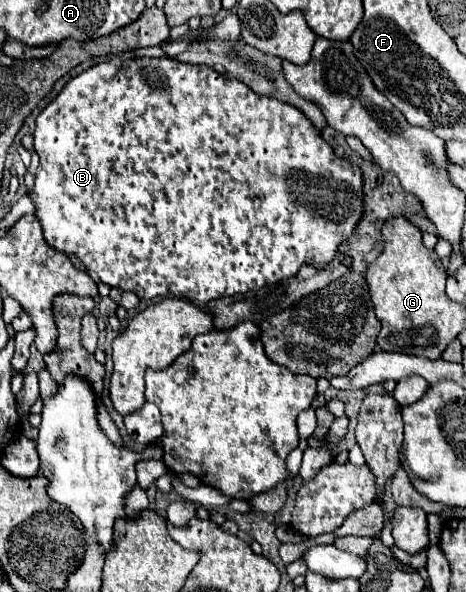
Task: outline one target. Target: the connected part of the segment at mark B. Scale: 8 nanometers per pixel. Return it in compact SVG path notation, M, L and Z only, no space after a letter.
M111 58L81 72L59 92L59 96L41 110L35 128L35 152L39 154L39 168L35 170L35 184L27 196L35 204L35 216L41 222L45 242L67 256L77 256L89 272L95 272L103 284L137 294L143 300L155 296L183 296L199 304L209 300L245 294L253 288L263 288L287 280L299 272L303 264L313 264L325 270L335 258L337 248L347 242L359 224L363 202L363 172L355 162L337 158L333 148L321 138L313 122L295 106L277 98L255 94L239 80L227 80L207 66L191 66L163 58Z

